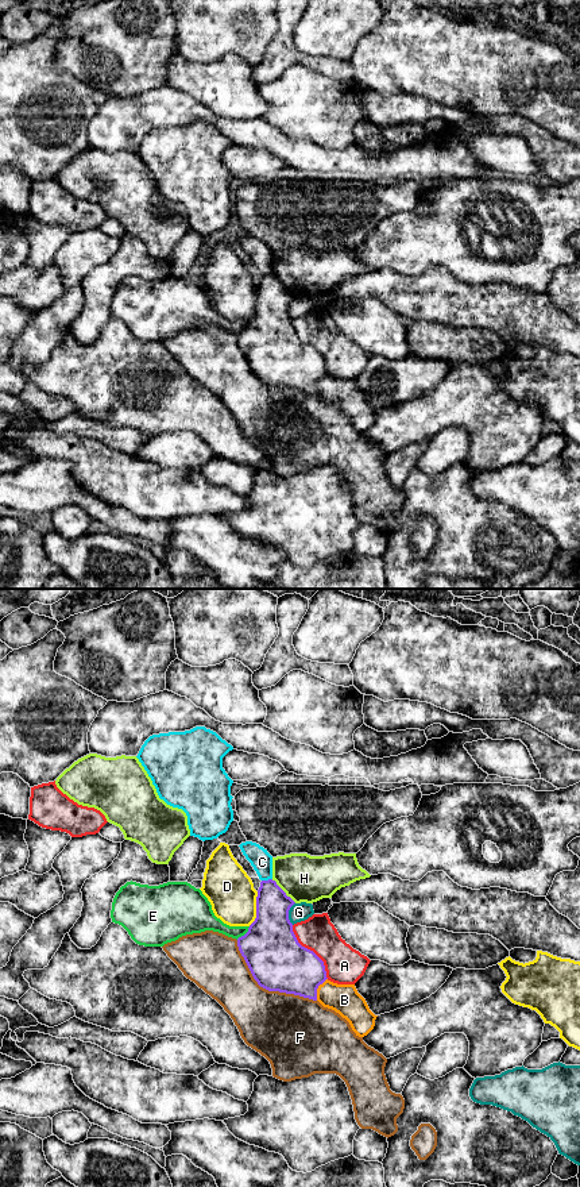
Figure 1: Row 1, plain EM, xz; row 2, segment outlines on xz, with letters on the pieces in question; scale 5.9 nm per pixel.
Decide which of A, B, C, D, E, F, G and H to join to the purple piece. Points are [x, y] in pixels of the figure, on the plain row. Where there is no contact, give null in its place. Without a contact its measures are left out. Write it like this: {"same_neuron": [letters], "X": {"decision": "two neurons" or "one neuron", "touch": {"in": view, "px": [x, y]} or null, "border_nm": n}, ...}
{"same_neuron": [], "A": {"decision": "two neurons", "touch": {"in": "xz", "px": [309, 345]}, "border_nm": 380}, "B": {"decision": "two neurons", "touch": {"in": "xz", "px": [317, 382]}, "border_nm": 150}, "C": {"decision": "two neurons", "touch": {"in": "xz", "px": [266, 276]}, "border_nm": 70}, "D": {"decision": "two neurons", "touch": {"in": "xz", "px": [256, 304]}, "border_nm": 220}, "E": {"decision": "two neurons", "touch": {"in": "xz", "px": [244, 330]}, "border_nm": 120}, "F": {"decision": "two neurons", "touch": {"in": "xz", "px": [266, 384]}, "border_nm": 600}, "G": {"decision": "two neurons", "touch": {"in": "xz", "px": [287, 308]}, "border_nm": 140}, "H": {"decision": "two neurons", "touch": {"in": "xz", "px": [283, 286]}, "border_nm": 200}}

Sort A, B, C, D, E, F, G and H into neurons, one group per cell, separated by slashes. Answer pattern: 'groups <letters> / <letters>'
groups A / B / C / D / E / F / G / H

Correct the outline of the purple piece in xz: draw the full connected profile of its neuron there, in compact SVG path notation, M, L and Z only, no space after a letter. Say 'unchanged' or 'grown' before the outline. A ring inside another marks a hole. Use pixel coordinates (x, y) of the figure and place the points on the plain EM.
unchanged | M262 275L256 292L256 313L248 327L237 334L237 342L260 382L317 396L317 384L328 374L326 366L324 357L302 342L293 327L289 305L294 298L275 275Z

